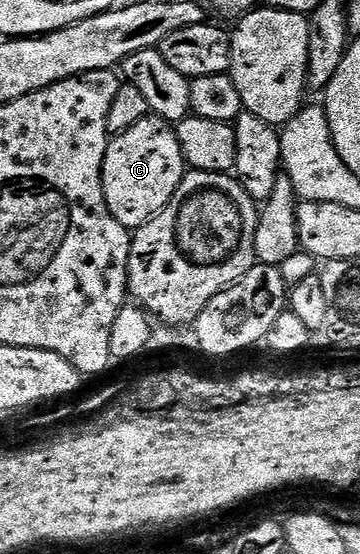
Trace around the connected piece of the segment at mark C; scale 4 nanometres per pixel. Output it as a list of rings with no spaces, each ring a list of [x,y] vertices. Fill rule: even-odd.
[[[148,114],[107,142],[103,189],[111,212],[129,230],[148,224],[173,198],[183,180],[185,159],[179,133],[162,116]]]

